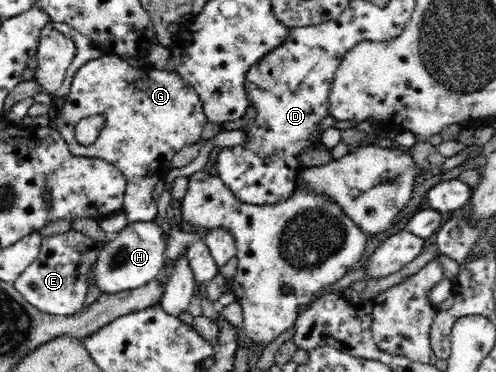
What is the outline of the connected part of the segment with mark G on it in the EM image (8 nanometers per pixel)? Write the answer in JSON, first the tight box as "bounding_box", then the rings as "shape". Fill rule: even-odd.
{"bounding_box":[56,54,207,222],"shape":[[[103,54],[96,60],[86,62],[72,78],[70,93],[65,104],[59,102],[56,128],[68,143],[74,156],[97,158],[114,165],[124,175],[127,185],[123,198],[122,211],[128,222],[146,222],[154,220],[157,207],[152,192],[154,186],[166,178],[172,170],[172,156],[181,148],[202,140],[200,133],[207,122],[199,94],[175,71],[162,71],[153,67],[134,67],[124,58],[115,54]],[[105,114],[105,125],[97,139],[90,145],[82,145],[74,137],[74,127],[82,118]]]}

